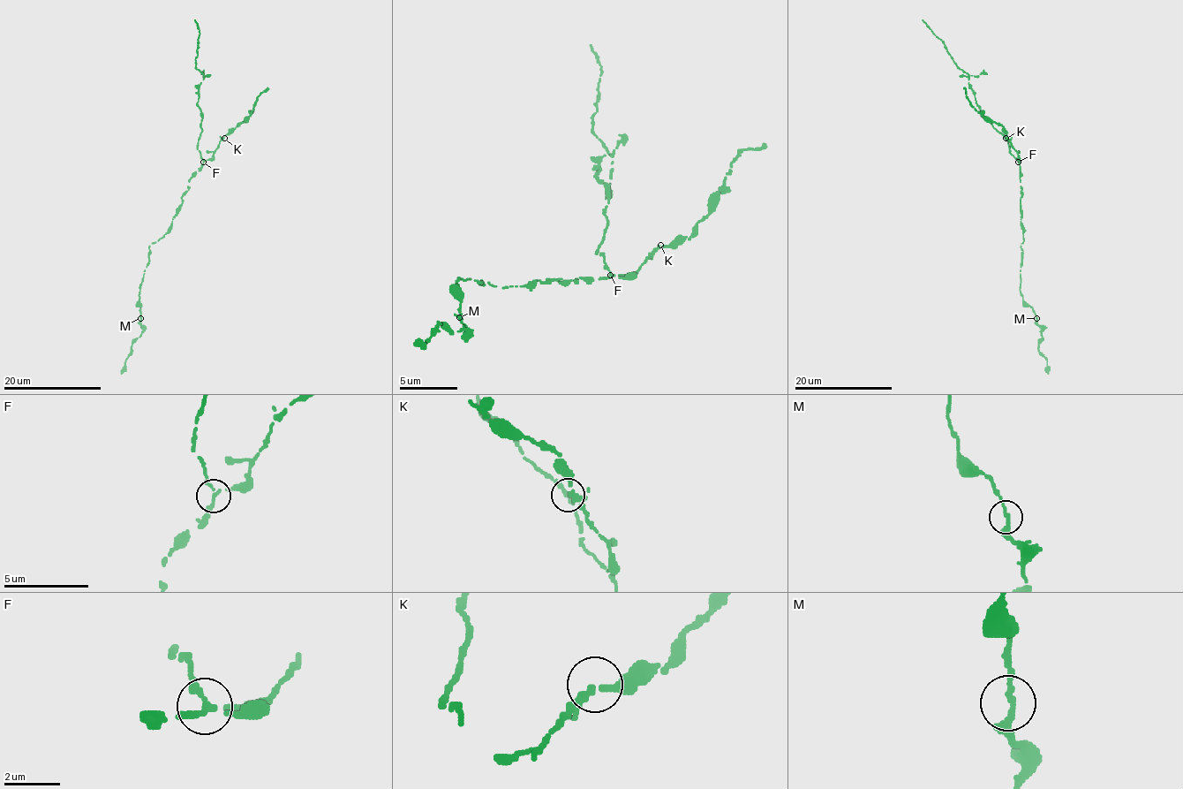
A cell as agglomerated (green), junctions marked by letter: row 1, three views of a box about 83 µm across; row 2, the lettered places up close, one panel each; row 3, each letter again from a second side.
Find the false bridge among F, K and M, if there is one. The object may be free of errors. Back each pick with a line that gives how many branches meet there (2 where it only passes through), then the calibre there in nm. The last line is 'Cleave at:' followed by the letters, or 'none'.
F: Branches: 3. Thickness 170 nm
Cleave at: F

